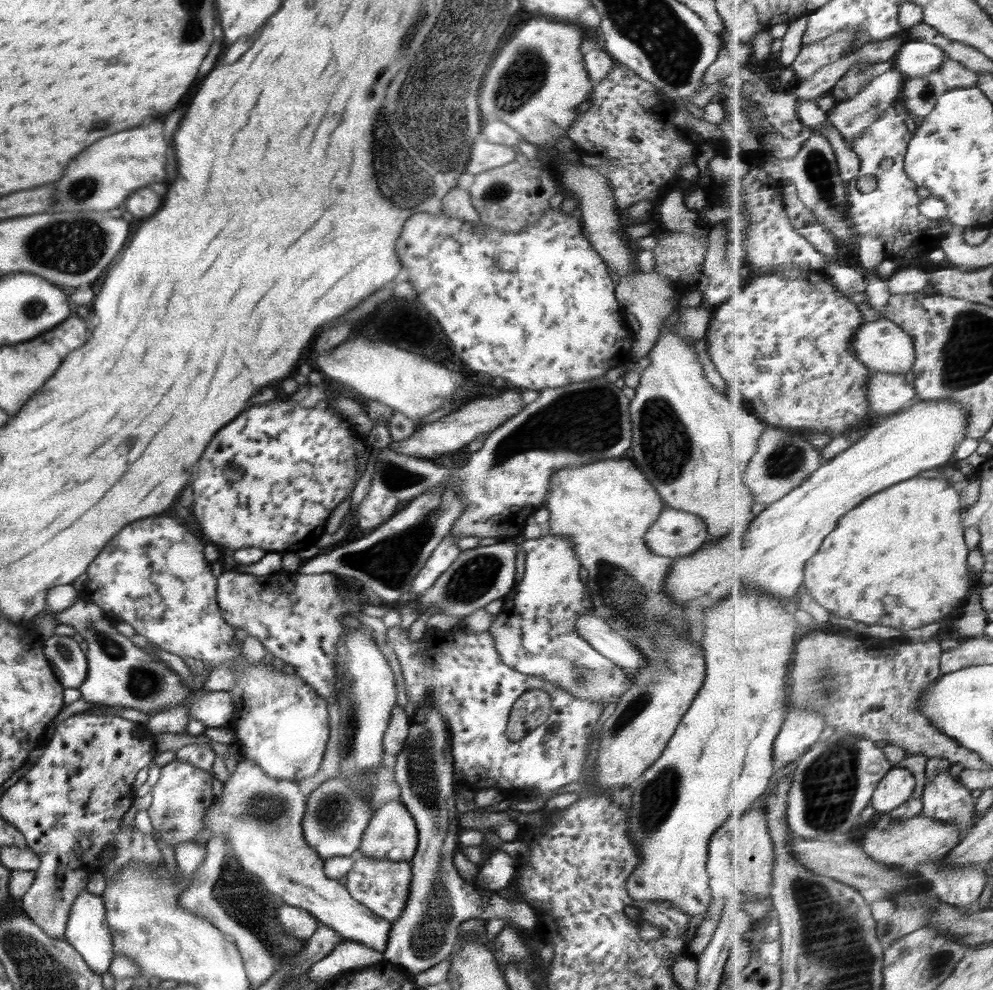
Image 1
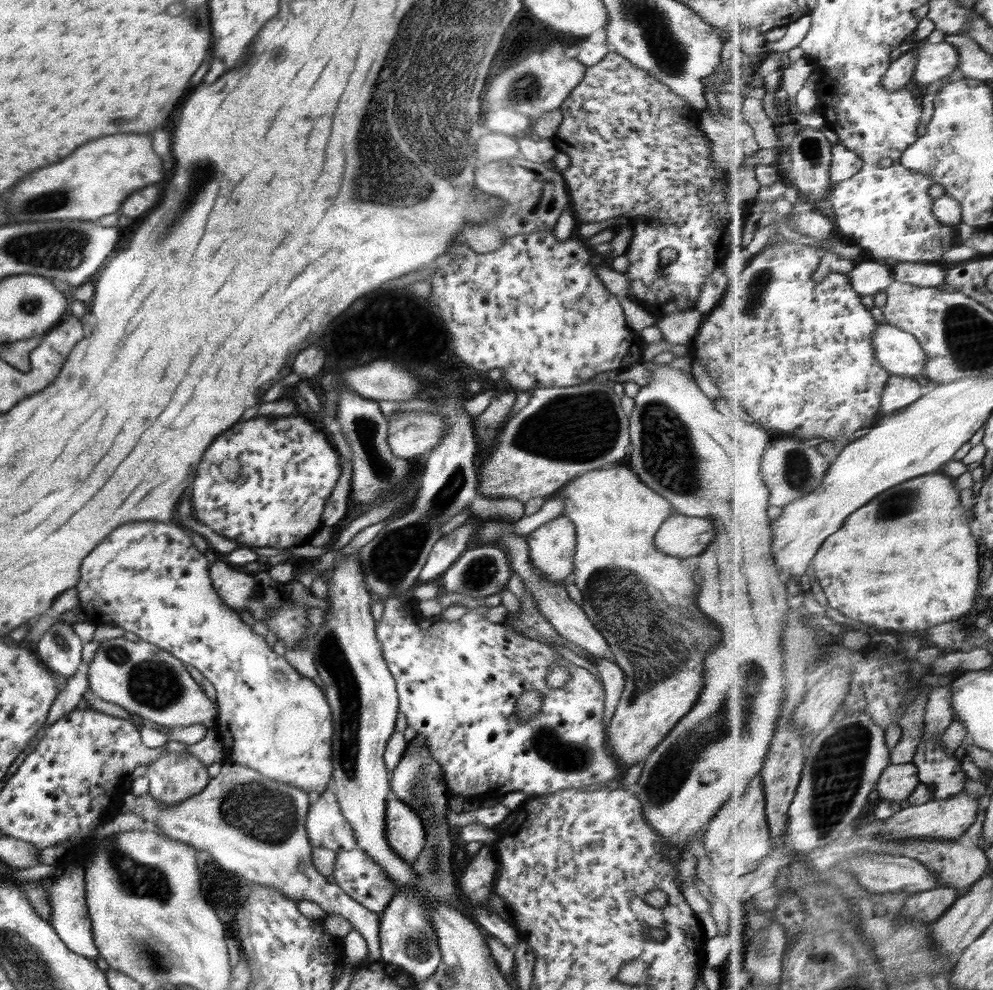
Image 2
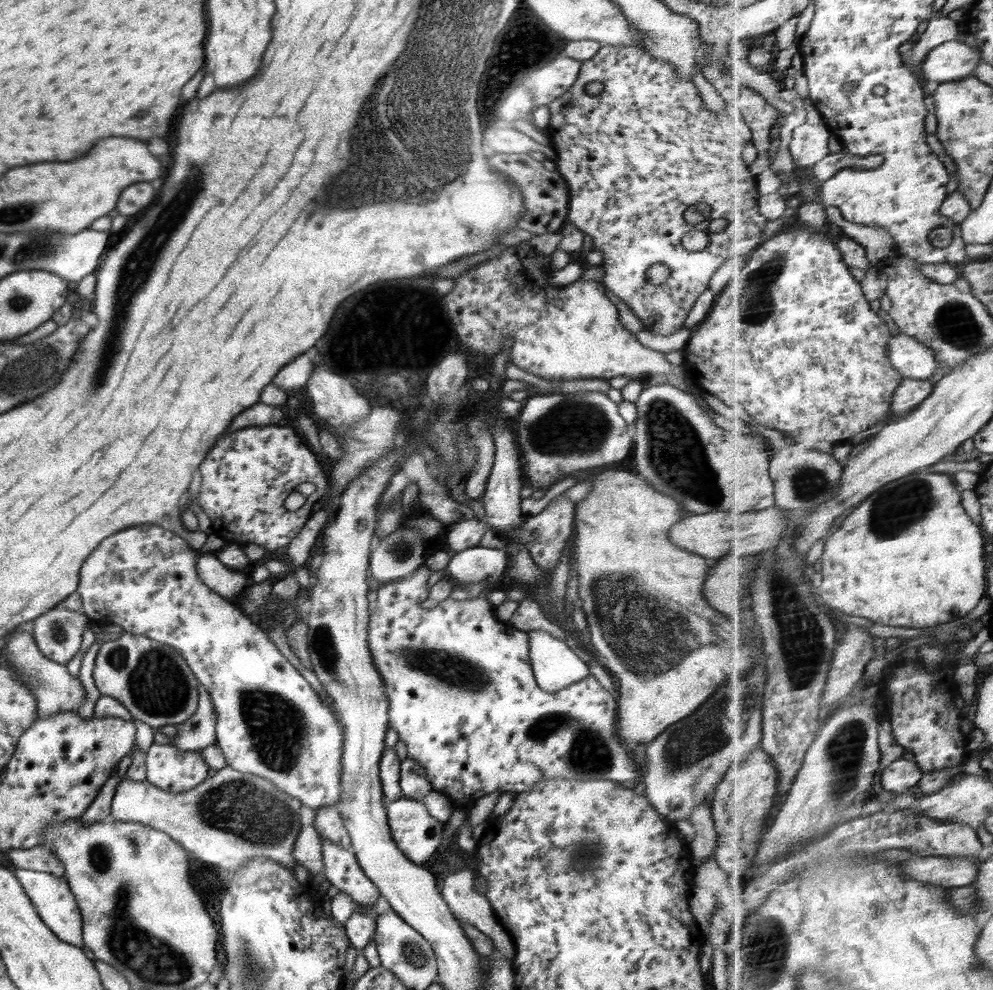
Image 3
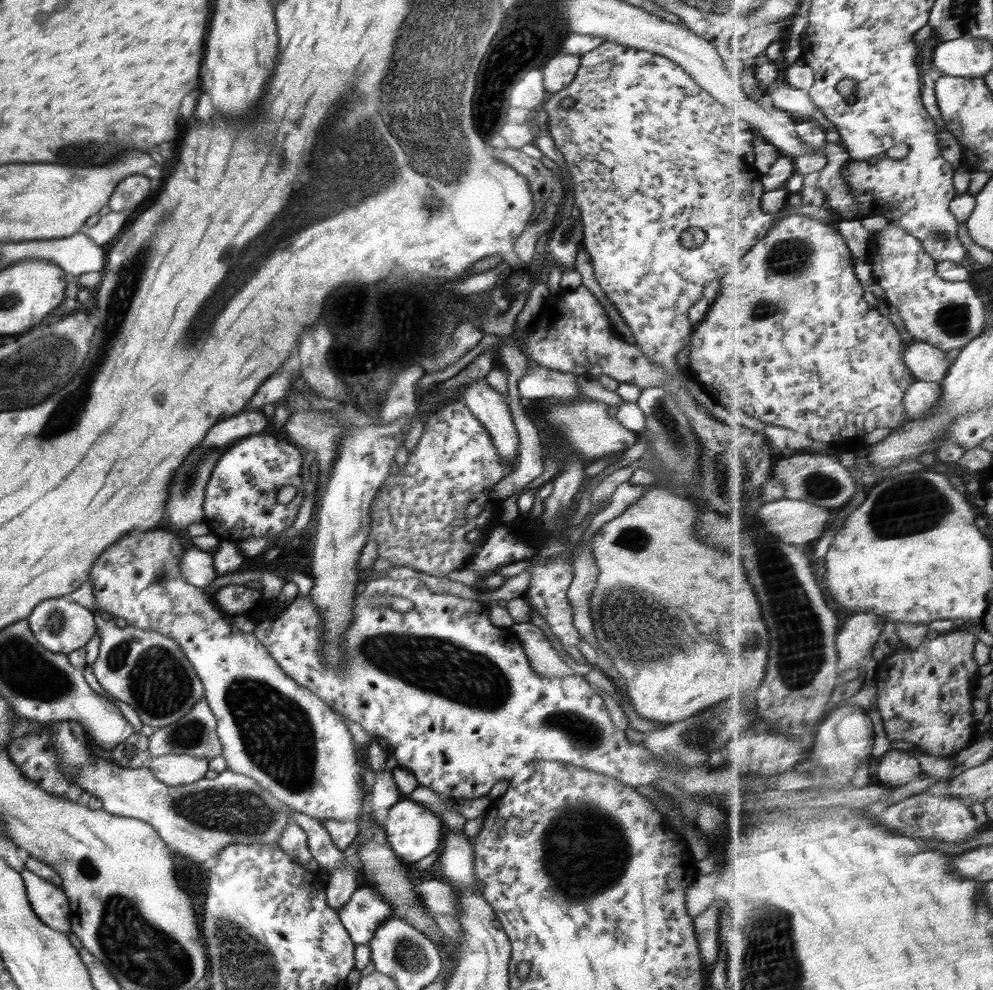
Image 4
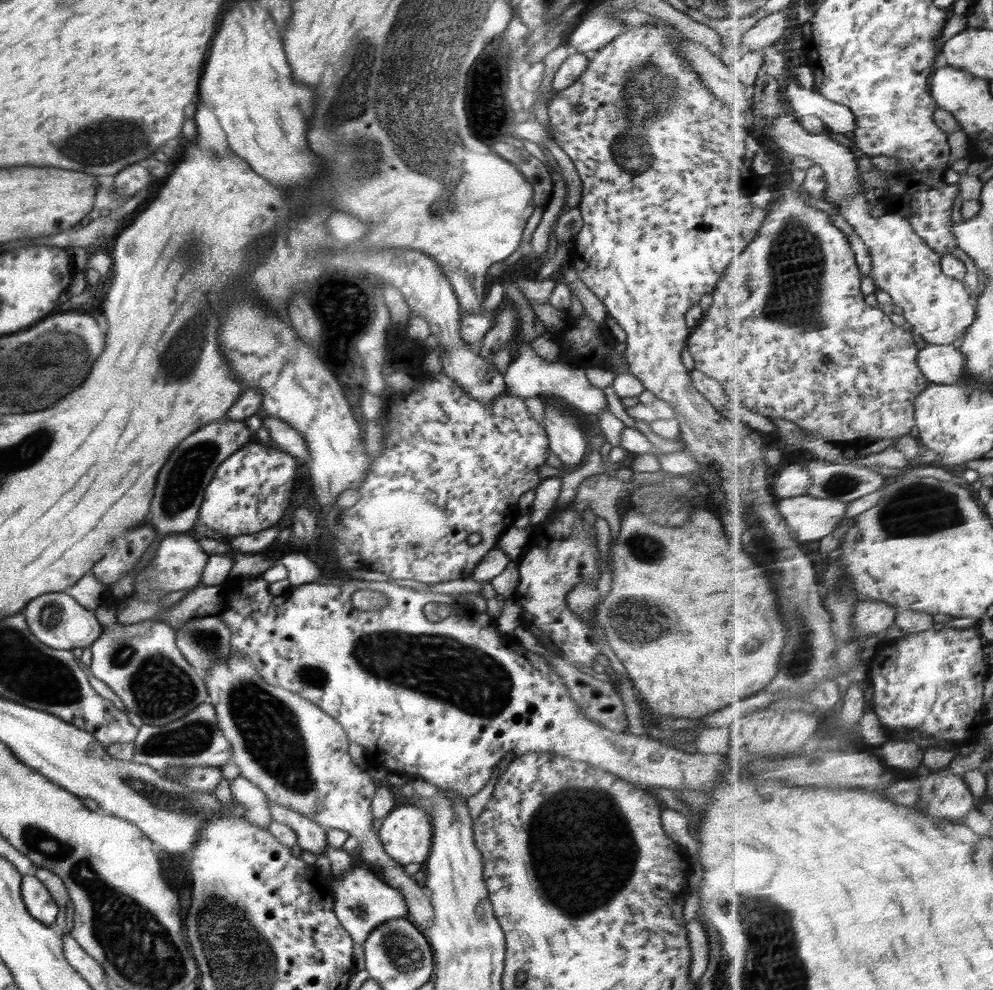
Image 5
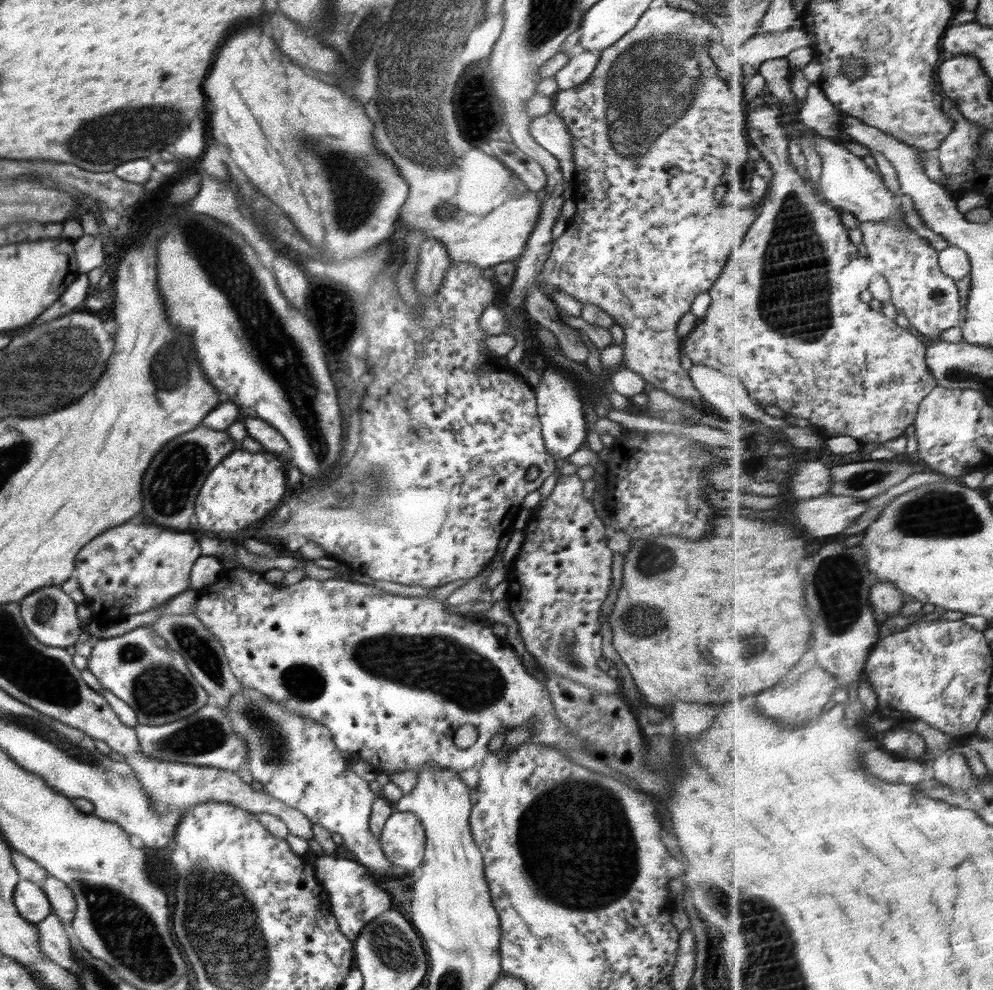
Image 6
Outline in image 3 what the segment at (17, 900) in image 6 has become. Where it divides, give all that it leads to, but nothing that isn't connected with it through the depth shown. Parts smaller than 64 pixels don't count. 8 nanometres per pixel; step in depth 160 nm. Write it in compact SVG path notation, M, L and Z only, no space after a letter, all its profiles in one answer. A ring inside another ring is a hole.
M14 868L14 876L20 881L24 893L30 898L32 905L36 907L36 912L44 921L44 924L60 940L72 944L72 946L84 948L81 912L72 892L70 892L70 886L68 886L66 877L64 875L54 876L47 872L36 872L22 868Z

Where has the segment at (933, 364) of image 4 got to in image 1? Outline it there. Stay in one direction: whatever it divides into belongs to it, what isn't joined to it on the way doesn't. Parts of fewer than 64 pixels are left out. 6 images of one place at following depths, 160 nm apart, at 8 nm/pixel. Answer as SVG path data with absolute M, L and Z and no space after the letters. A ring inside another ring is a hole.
M886 317L864 323L855 336L854 349L858 353L860 363L876 371L906 375L910 370L914 370L918 362L918 350L914 338L903 326Z

